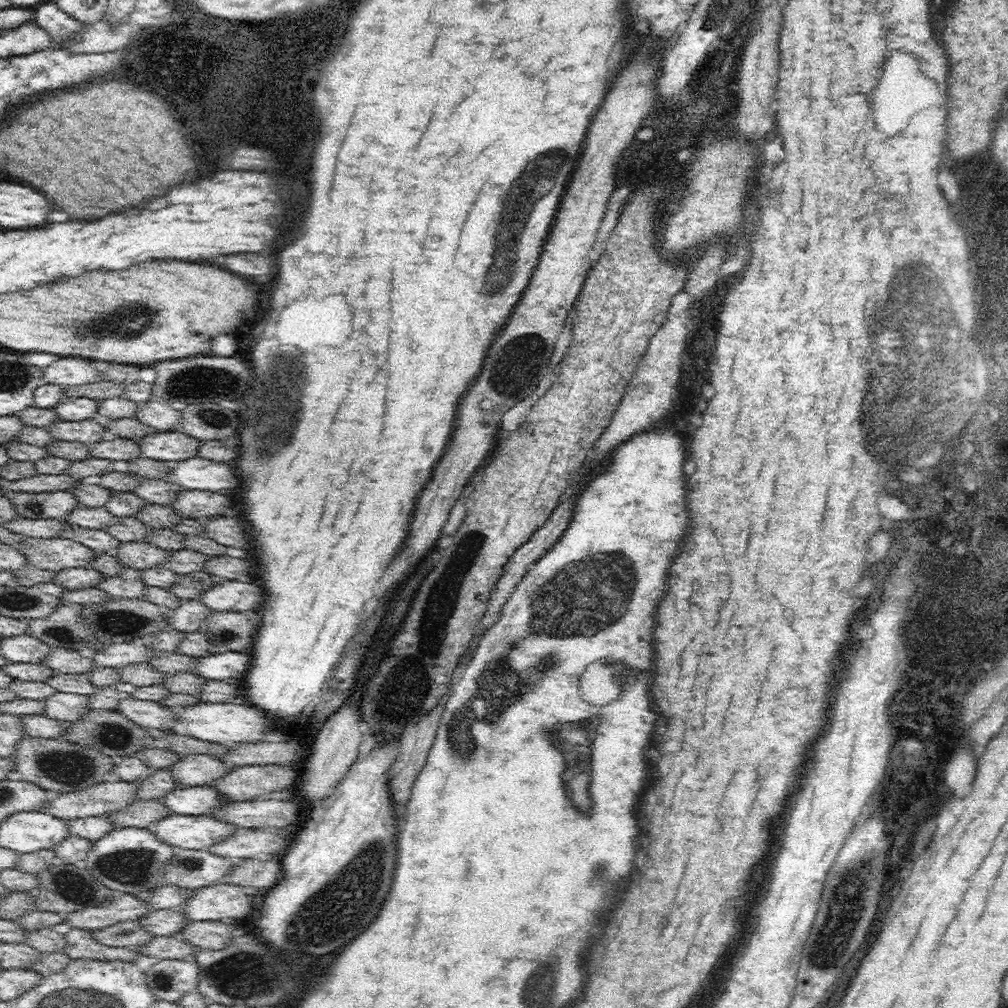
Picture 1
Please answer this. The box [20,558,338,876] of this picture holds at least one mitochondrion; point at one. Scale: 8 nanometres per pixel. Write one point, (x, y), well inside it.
(70, 768)

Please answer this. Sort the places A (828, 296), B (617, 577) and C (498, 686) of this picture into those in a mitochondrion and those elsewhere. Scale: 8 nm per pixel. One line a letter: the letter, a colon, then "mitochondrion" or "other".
A: other
B: mitochondrion
C: mitochondrion

